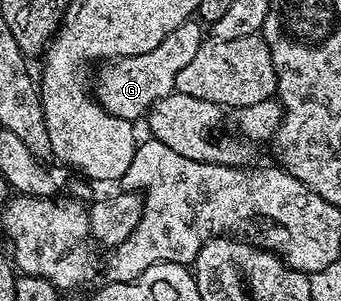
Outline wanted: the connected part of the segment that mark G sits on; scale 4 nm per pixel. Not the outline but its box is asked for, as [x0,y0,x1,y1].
[94,18,205,122]

